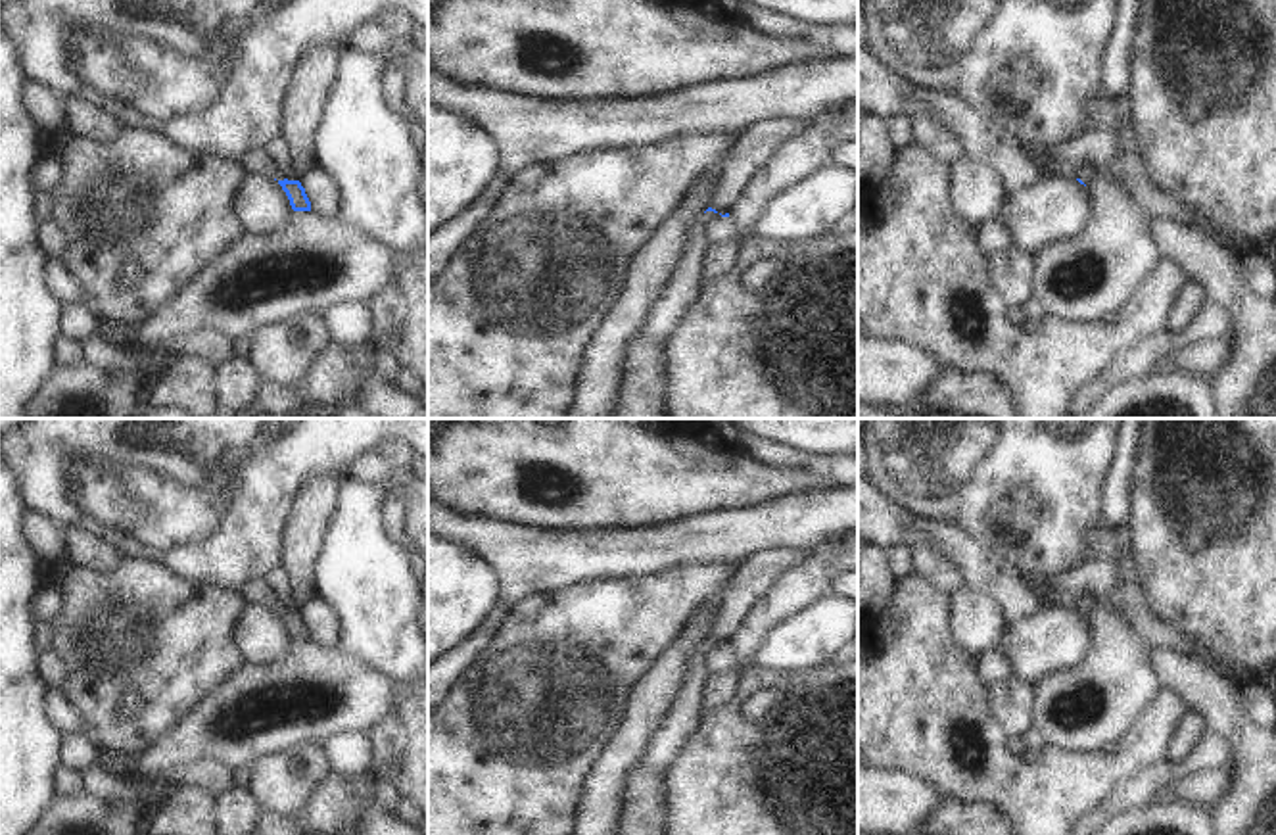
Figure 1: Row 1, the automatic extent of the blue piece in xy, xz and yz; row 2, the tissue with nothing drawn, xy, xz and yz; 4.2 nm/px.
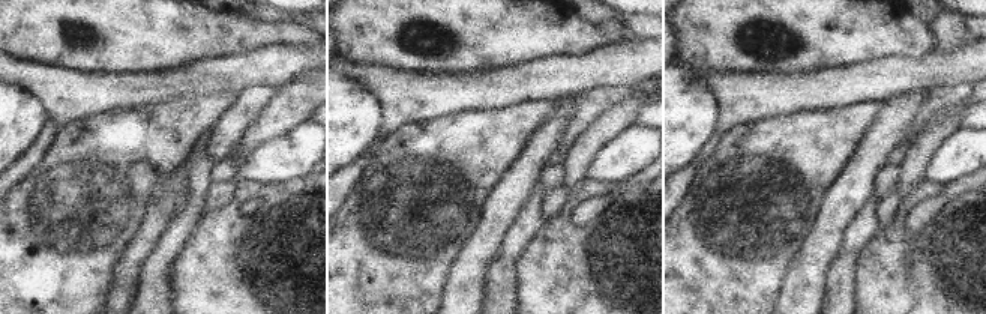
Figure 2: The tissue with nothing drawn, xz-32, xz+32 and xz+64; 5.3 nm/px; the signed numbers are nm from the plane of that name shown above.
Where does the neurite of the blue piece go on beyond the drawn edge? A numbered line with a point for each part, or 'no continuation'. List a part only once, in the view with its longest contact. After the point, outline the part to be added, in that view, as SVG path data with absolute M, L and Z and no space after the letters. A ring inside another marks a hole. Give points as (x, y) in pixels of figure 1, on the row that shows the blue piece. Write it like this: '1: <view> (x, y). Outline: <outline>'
1: xz (647, 388). Outline: M706 211L693 225L683 265L654 305L645 330L631 342L622 405L610 418L670 418L668 346L704 292L702 265L710 250L708 230L721 219L720 213Z

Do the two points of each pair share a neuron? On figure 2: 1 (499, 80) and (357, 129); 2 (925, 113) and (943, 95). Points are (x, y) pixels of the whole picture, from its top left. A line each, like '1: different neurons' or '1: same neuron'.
1: different neurons
2: same neuron

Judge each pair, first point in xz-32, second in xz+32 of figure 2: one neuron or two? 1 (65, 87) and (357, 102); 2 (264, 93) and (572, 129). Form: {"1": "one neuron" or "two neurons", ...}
{"1": "two neurons", "2": "one neuron"}

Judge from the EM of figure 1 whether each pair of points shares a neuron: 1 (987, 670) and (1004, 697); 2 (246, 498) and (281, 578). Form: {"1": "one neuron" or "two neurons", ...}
{"1": "two neurons", "2": "two neurons"}

